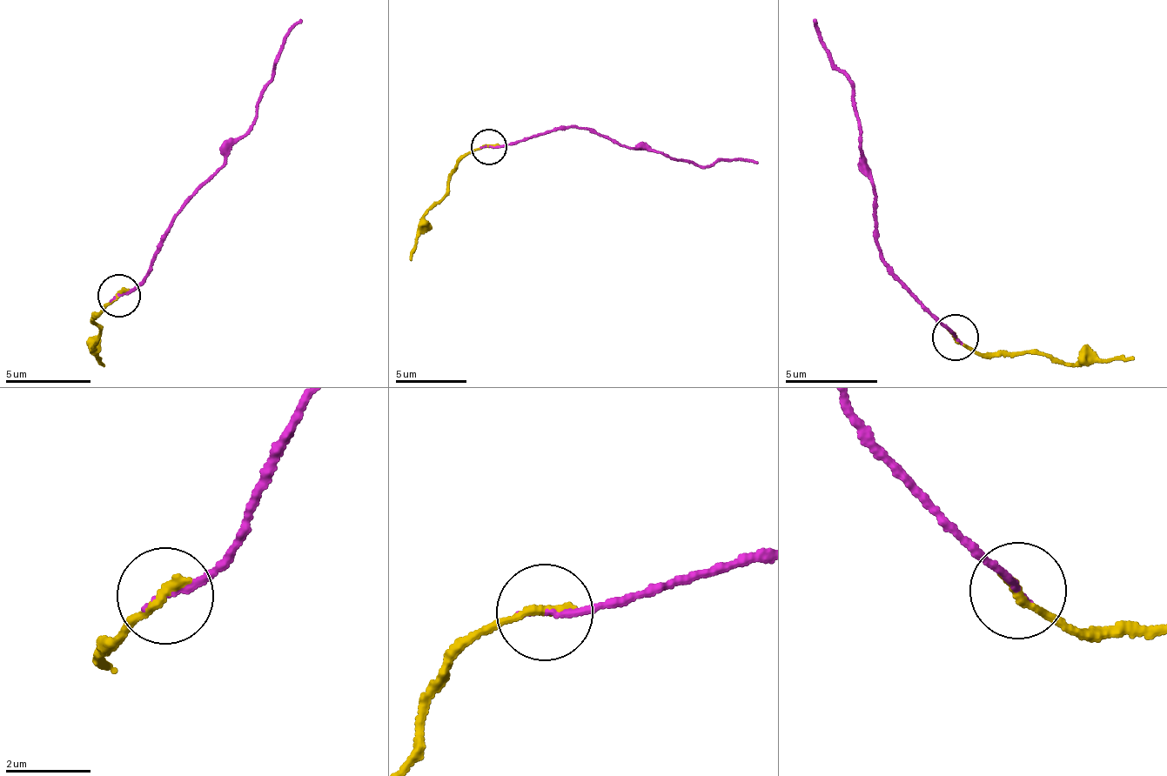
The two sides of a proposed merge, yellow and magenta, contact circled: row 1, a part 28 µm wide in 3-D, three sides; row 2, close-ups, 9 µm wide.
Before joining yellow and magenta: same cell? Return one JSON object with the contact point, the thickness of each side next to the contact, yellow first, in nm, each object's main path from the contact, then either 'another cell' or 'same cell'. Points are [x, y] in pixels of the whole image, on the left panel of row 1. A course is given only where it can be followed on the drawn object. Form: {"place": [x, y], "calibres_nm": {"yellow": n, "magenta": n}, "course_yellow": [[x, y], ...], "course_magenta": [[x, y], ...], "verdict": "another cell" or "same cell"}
{"place": [118, 296], "calibres_nm": {"yellow": 240, "magenta": 120}, "course_yellow": [[120, 297], [97, 311], [91, 321], [102, 329], [96, 347], [101, 364]], "course_magenta": [[120, 297], [145, 284], [162, 239], [181, 209], [251, 127], [263, 84], [285, 39], [301, 21]], "verdict": "another cell"}

